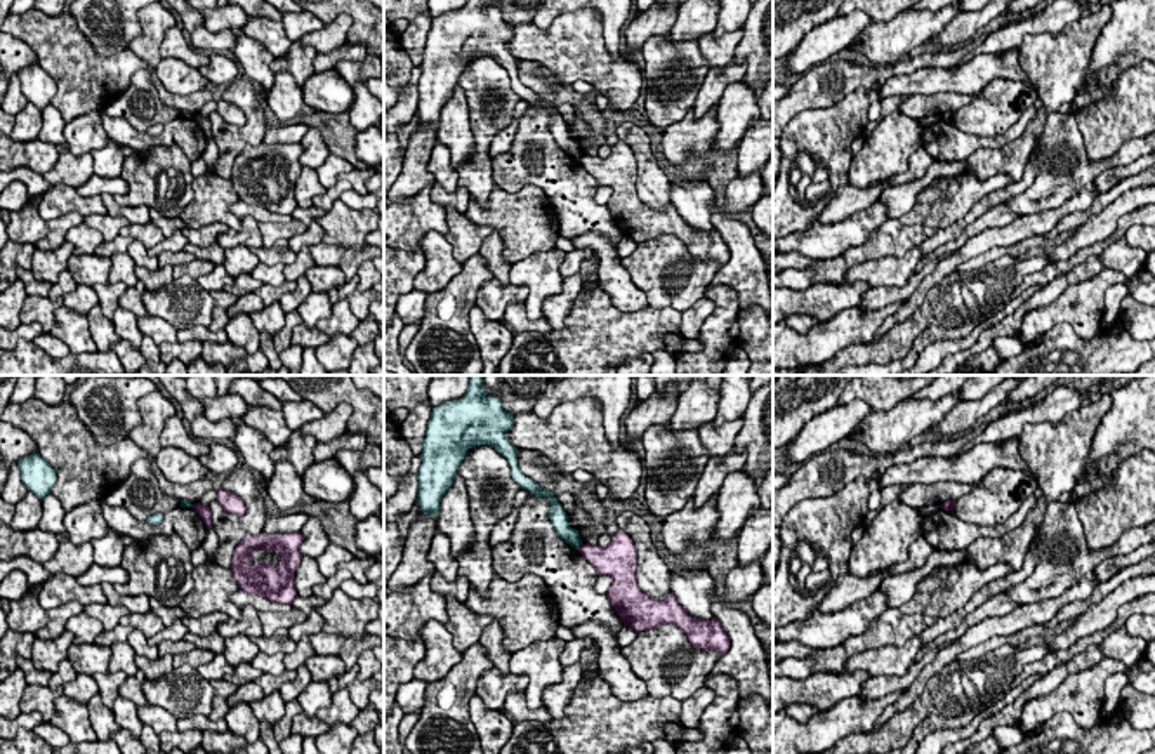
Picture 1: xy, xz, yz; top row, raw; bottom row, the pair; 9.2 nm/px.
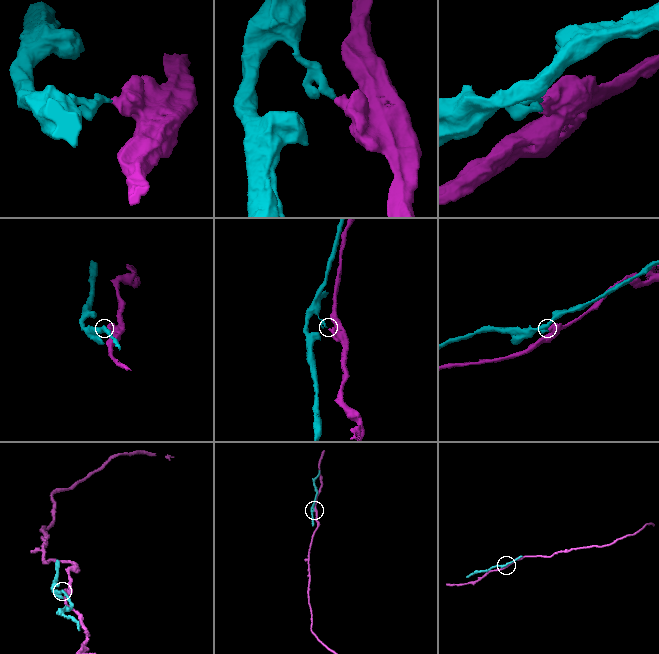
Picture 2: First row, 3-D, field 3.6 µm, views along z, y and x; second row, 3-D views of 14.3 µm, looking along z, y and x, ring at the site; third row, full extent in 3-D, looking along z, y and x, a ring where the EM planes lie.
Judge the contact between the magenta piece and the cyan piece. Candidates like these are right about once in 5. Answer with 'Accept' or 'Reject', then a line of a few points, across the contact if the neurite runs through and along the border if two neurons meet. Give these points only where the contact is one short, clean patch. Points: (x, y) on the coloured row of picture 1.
Reject. Line: xz (582, 544), (577, 549)

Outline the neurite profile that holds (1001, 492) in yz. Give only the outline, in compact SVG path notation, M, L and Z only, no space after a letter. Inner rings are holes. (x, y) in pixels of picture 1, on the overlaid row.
M995 467L969 493L955 500L954 513L971 525L1002 525L1037 486L1037 480L1023 471Z

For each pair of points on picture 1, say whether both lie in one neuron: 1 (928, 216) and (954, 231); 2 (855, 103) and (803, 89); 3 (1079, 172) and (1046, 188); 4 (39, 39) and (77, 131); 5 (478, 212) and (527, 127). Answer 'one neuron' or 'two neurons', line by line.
1: two neurons
2: two neurons
3: one neuron
4: two neurons
5: two neurons

